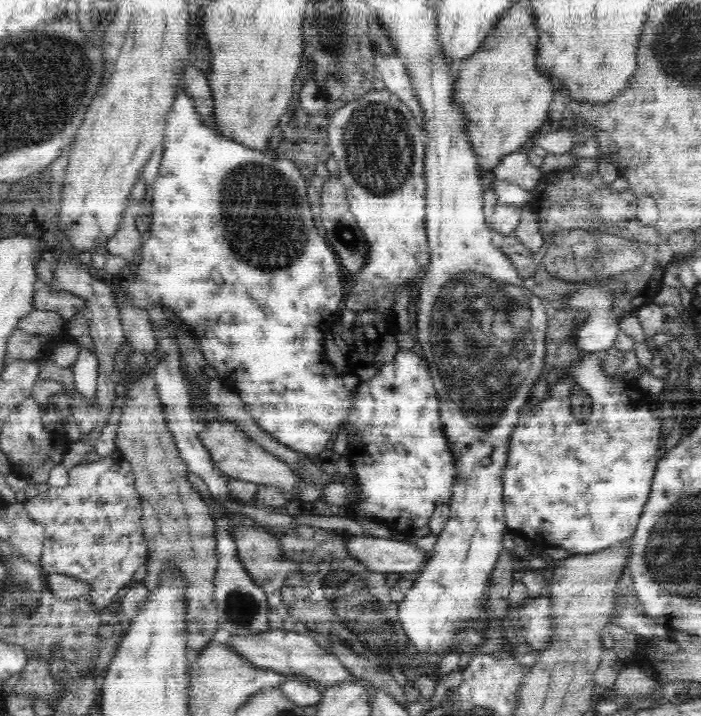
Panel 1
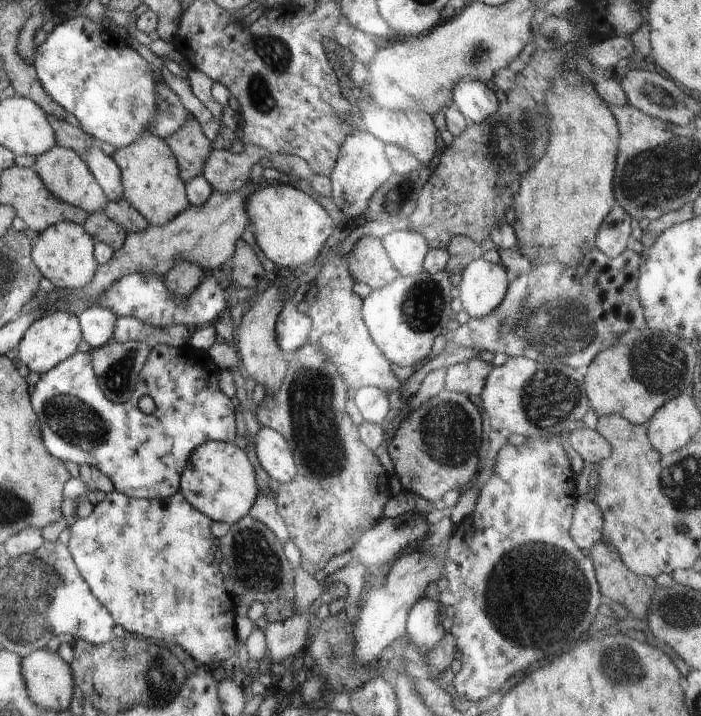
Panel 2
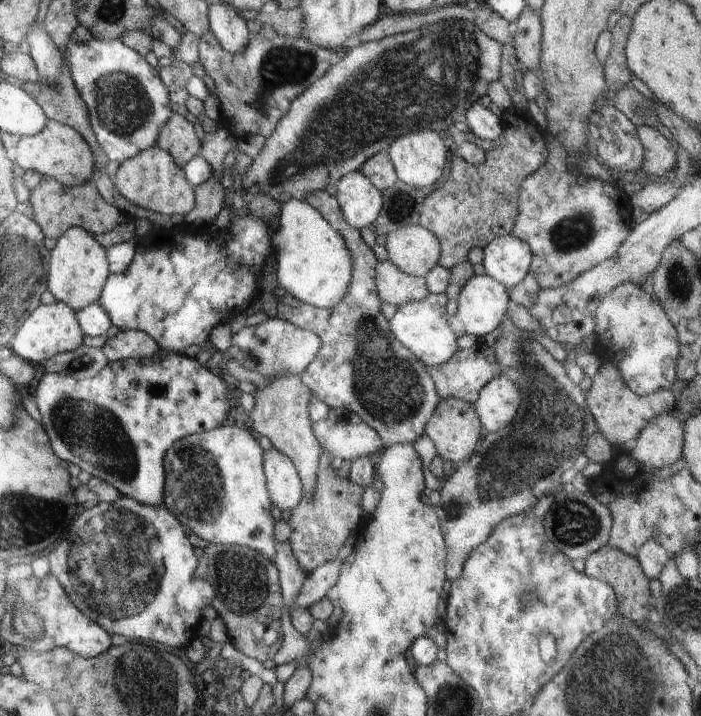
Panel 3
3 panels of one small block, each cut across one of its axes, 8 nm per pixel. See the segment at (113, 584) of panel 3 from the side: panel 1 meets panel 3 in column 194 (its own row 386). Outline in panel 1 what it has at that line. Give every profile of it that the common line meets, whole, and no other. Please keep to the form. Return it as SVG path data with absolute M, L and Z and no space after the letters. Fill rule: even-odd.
M594 352L582 354L582 358L578 358L574 364L570 364L556 384L554 390L547 392L547 397L542 404L532 410L532 414L528 414L526 418L522 418L520 424L516 424L512 436L510 436L510 444L508 446L508 460L502 472L502 496L505 507L505 527L510 533L522 537L528 544L535 546L555 546L566 549L571 555L574 554L594 554L598 550L610 549L618 542L630 540L636 533L639 519L644 512L646 504L649 500L650 490L652 489L652 480L654 480L654 472L657 469L660 458L660 420L654 420L659 414L650 412L649 396L645 395L634 381L628 383L621 377L608 377L603 369L602 361L604 360L604 352ZM574 385L580 386L592 400L590 406L590 416L586 420L576 420L572 416L572 408L570 408L570 392Z

